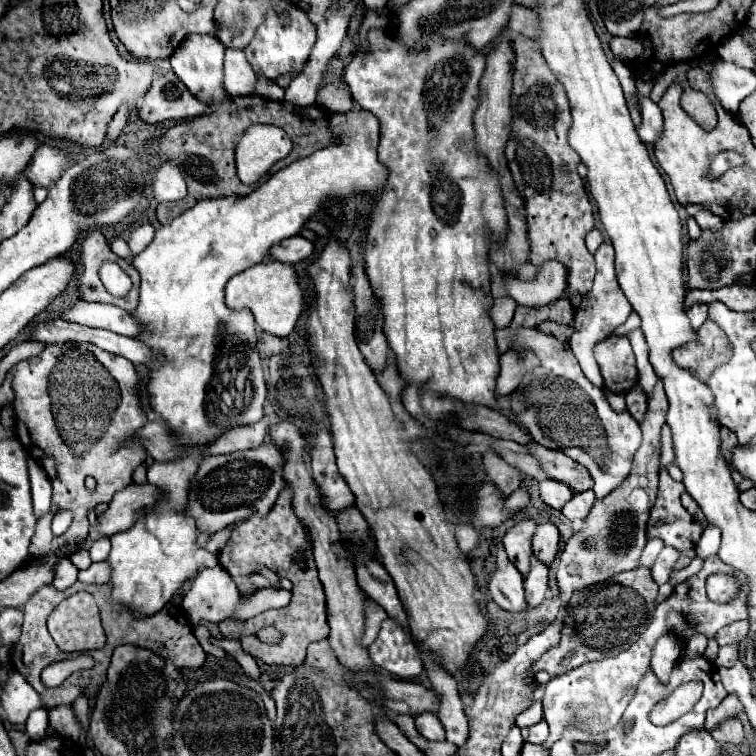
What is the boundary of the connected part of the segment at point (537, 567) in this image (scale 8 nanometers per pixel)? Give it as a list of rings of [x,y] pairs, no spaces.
[[[530,558],[532,566],[528,576],[524,578],[524,590],[526,590],[526,602],[528,606],[538,606],[544,596],[546,596],[546,588],[548,588],[548,566],[544,562],[538,562],[538,558]]]

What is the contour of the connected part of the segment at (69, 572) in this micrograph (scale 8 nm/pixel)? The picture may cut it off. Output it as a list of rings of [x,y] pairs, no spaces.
[[[62,558],[54,566],[54,588],[64,590],[78,580],[78,568],[70,562],[69,558]]]

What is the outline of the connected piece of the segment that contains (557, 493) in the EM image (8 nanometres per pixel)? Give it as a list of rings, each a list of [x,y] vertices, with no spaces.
[[[542,480],[540,482],[540,498],[544,500],[544,504],[552,506],[552,508],[562,508],[570,498],[572,498],[572,490],[570,486],[558,482],[558,480]]]

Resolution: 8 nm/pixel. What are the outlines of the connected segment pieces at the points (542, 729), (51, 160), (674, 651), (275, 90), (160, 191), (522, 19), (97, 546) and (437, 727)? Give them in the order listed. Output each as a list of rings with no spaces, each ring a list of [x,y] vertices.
[[[542,718],[538,724],[530,726],[530,730],[528,730],[528,742],[542,744],[546,738],[548,738],[548,726],[546,726],[546,720]]]
[[[42,144],[36,150],[36,154],[34,154],[34,158],[28,164],[28,168],[26,168],[24,174],[30,178],[30,182],[34,186],[48,188],[54,182],[58,182],[58,178],[64,174],[66,168],[68,168],[68,156],[66,156],[66,152]]]
[[[662,634],[652,652],[652,670],[662,680],[668,682],[668,674],[682,654],[682,640],[676,634]]]
[[[258,76],[256,80],[256,94],[260,94],[262,98],[270,98],[270,100],[282,100],[284,98],[284,90],[280,86],[276,86],[276,82]]]
[[[172,162],[162,164],[156,172],[152,192],[154,192],[156,202],[182,200],[186,196],[186,190],[184,190],[184,178],[182,178],[180,168]]]
[[[514,4],[512,6],[512,12],[510,12],[508,28],[514,30],[514,32],[526,34],[530,38],[536,38],[536,34],[538,34],[538,18],[536,18],[536,12],[532,12],[530,8],[524,8],[524,6]]]
[[[98,538],[92,546],[90,546],[90,558],[92,562],[102,562],[106,560],[110,554],[110,538]]]
[[[430,712],[418,714],[416,716],[416,728],[428,740],[444,740],[444,726],[436,714],[430,714]]]

